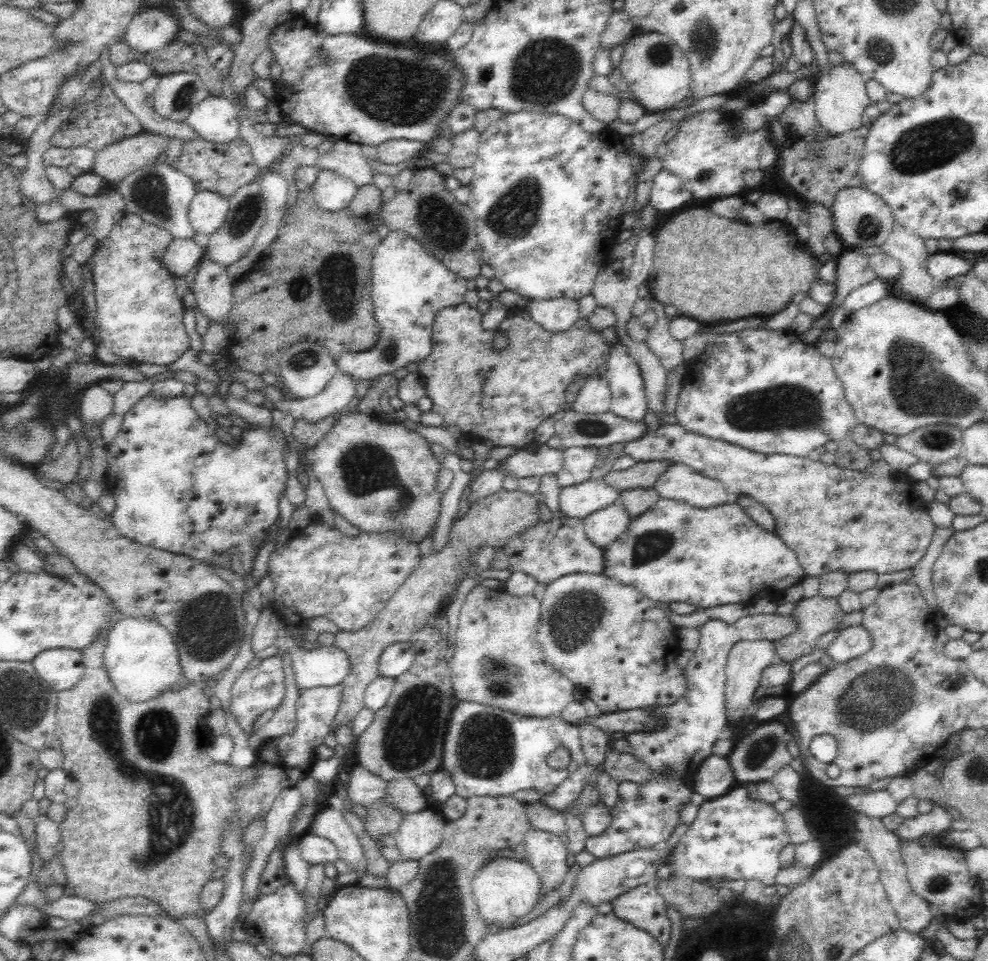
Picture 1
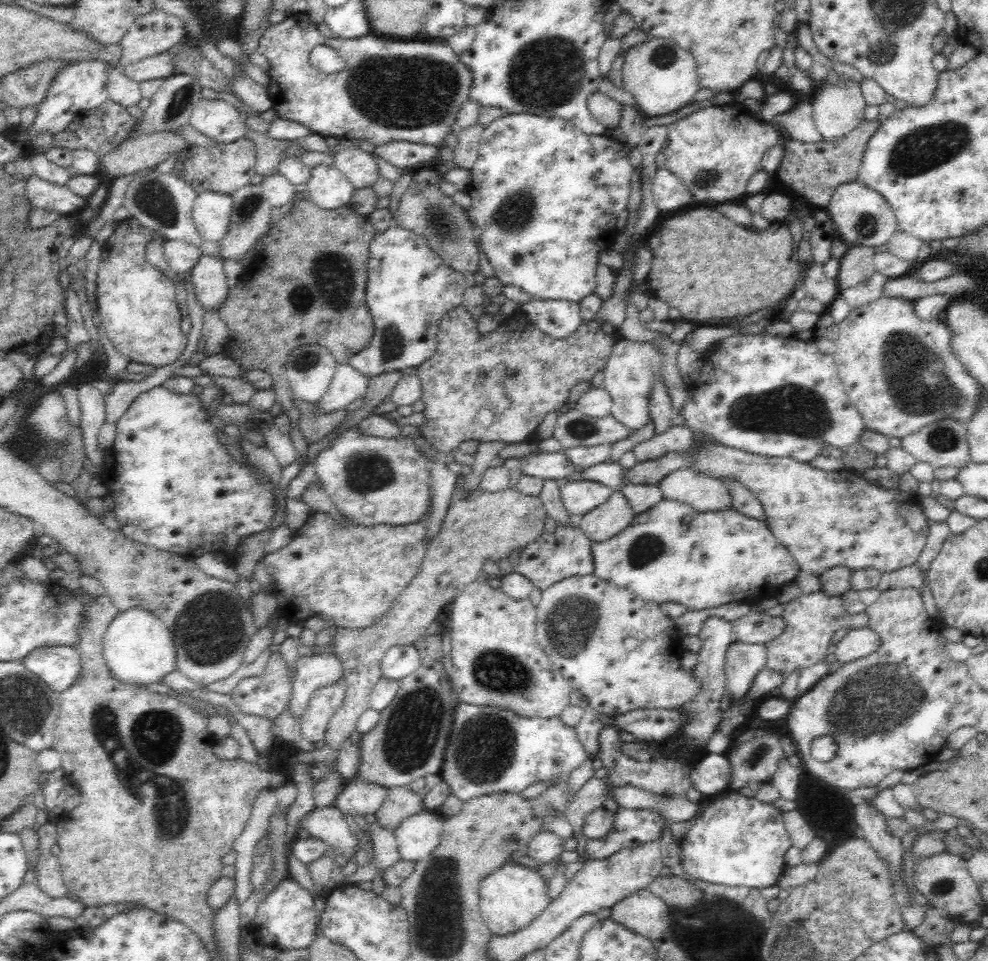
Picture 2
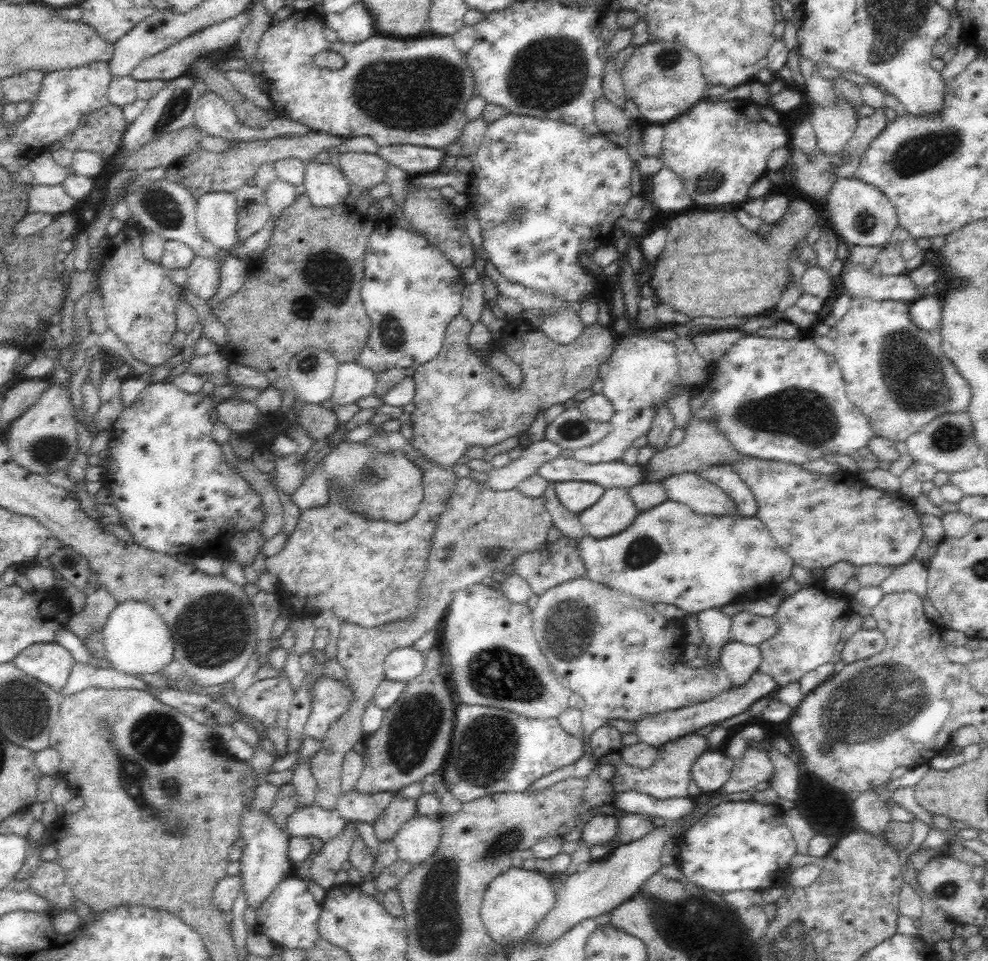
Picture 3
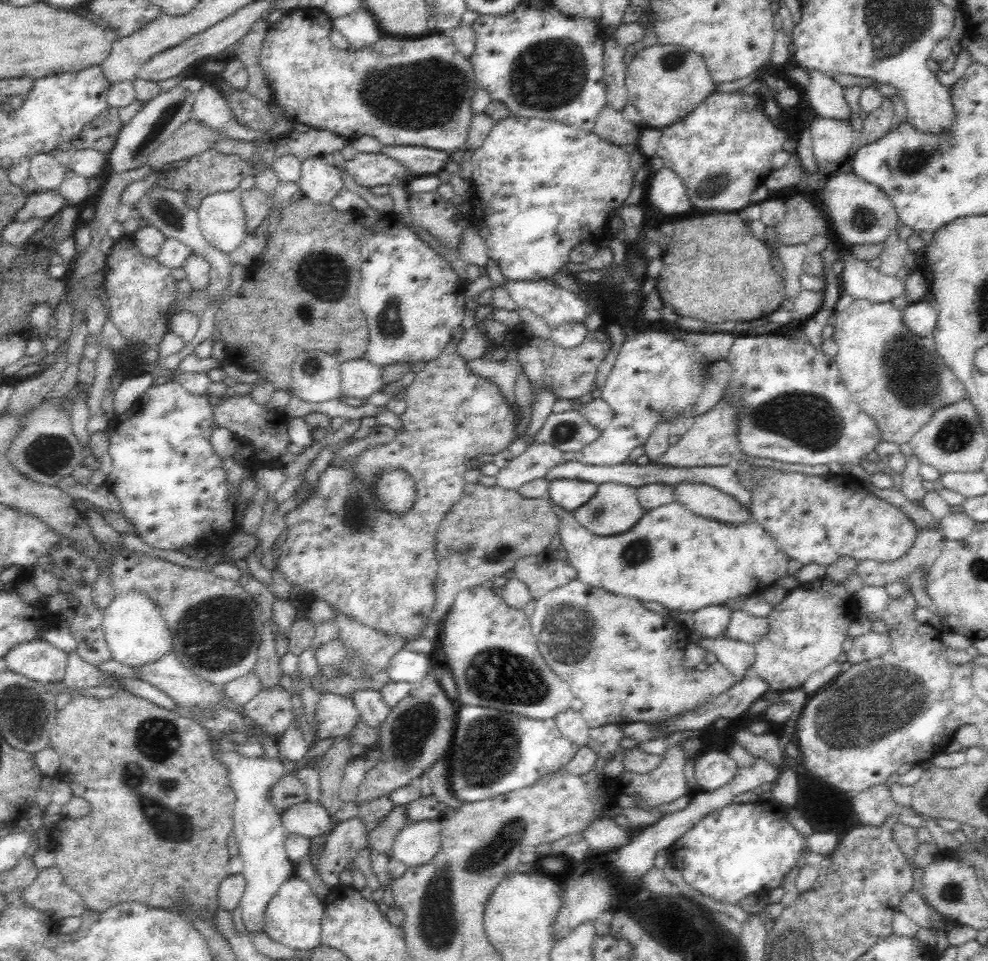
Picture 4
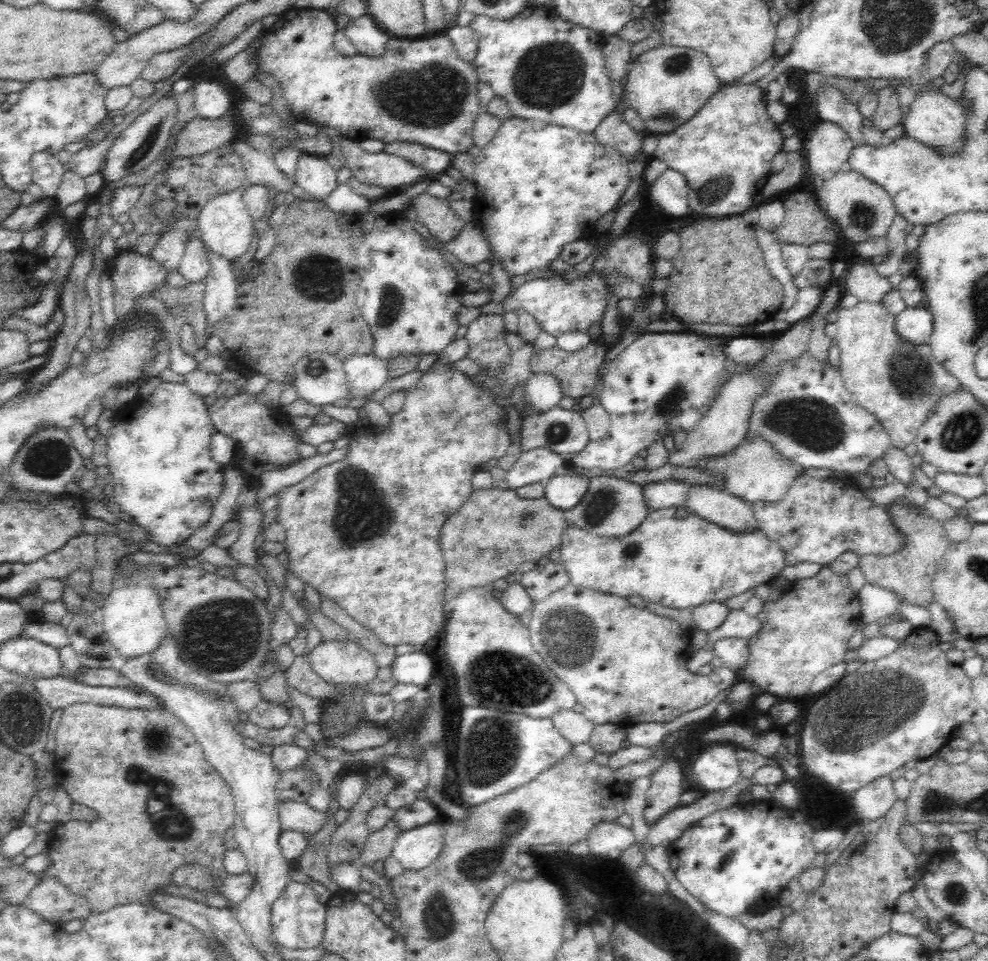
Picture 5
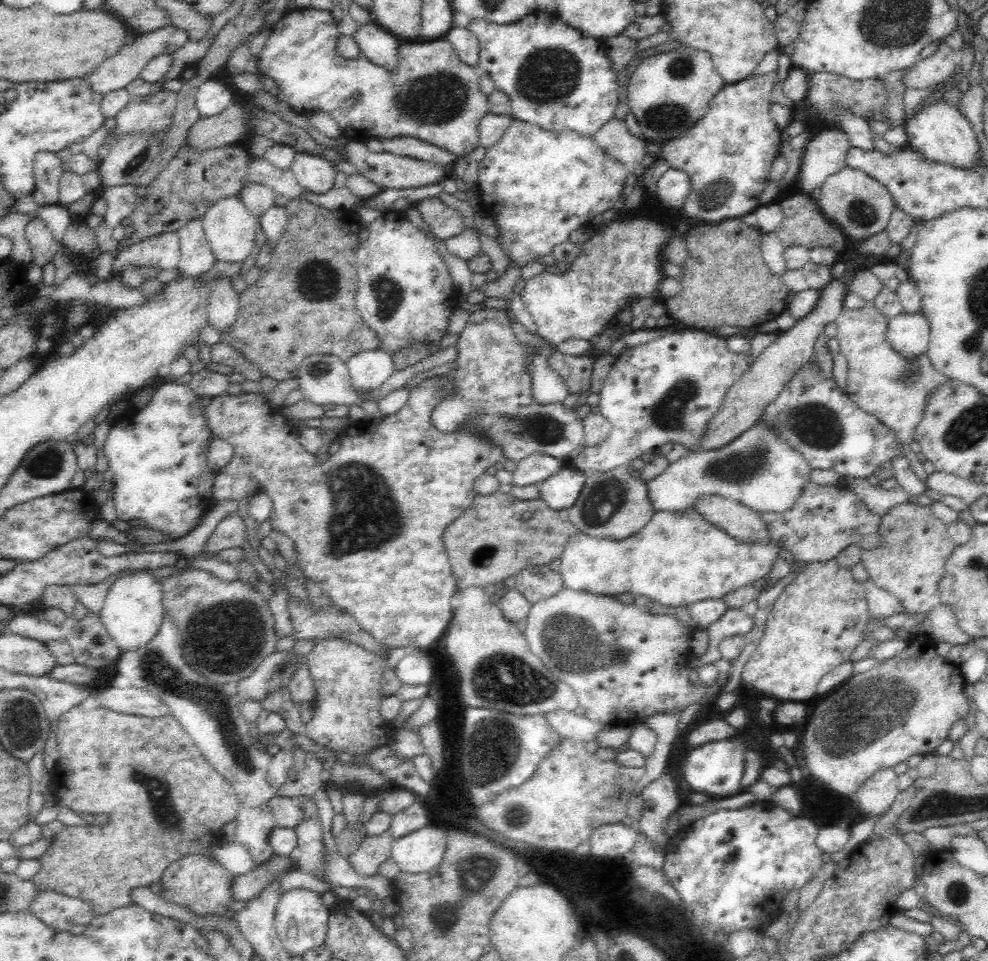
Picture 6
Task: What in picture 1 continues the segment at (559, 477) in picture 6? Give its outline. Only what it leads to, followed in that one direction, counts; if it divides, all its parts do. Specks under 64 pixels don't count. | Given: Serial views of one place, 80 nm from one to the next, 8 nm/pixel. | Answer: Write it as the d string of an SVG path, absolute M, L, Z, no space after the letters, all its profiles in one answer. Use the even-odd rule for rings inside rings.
M589 479L575 486L561 488L560 509L569 518L583 520L590 513L616 503L620 494L620 489L606 484L604 480Z

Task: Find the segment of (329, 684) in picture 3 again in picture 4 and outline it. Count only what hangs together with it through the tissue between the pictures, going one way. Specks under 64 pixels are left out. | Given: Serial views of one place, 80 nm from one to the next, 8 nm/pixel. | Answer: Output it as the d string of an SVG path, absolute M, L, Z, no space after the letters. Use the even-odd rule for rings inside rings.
M322 693L315 710L316 730L320 738L346 737L360 721L353 697Z

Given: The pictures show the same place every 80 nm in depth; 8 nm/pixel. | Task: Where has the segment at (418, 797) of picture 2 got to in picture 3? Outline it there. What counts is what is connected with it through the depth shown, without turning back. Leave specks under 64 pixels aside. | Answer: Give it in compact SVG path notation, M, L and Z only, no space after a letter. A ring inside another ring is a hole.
M394 793L390 804L373 824L373 829L379 843L392 841L396 833L408 819L414 817L414 799L405 799Z

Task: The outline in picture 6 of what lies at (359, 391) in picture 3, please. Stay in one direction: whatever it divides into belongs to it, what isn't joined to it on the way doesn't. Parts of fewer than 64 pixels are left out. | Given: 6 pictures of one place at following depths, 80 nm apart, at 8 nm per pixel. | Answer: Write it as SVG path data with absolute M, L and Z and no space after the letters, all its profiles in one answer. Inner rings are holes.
M381 348L358 352L346 363L353 388L362 392L378 388L395 371L393 353Z

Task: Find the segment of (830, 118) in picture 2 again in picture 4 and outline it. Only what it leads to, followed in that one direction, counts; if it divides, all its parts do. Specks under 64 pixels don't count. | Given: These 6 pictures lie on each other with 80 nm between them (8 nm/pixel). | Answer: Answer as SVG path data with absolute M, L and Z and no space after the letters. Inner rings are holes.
M817 115L809 124L812 136L812 155L818 168L842 164L856 141L857 133L850 123Z

